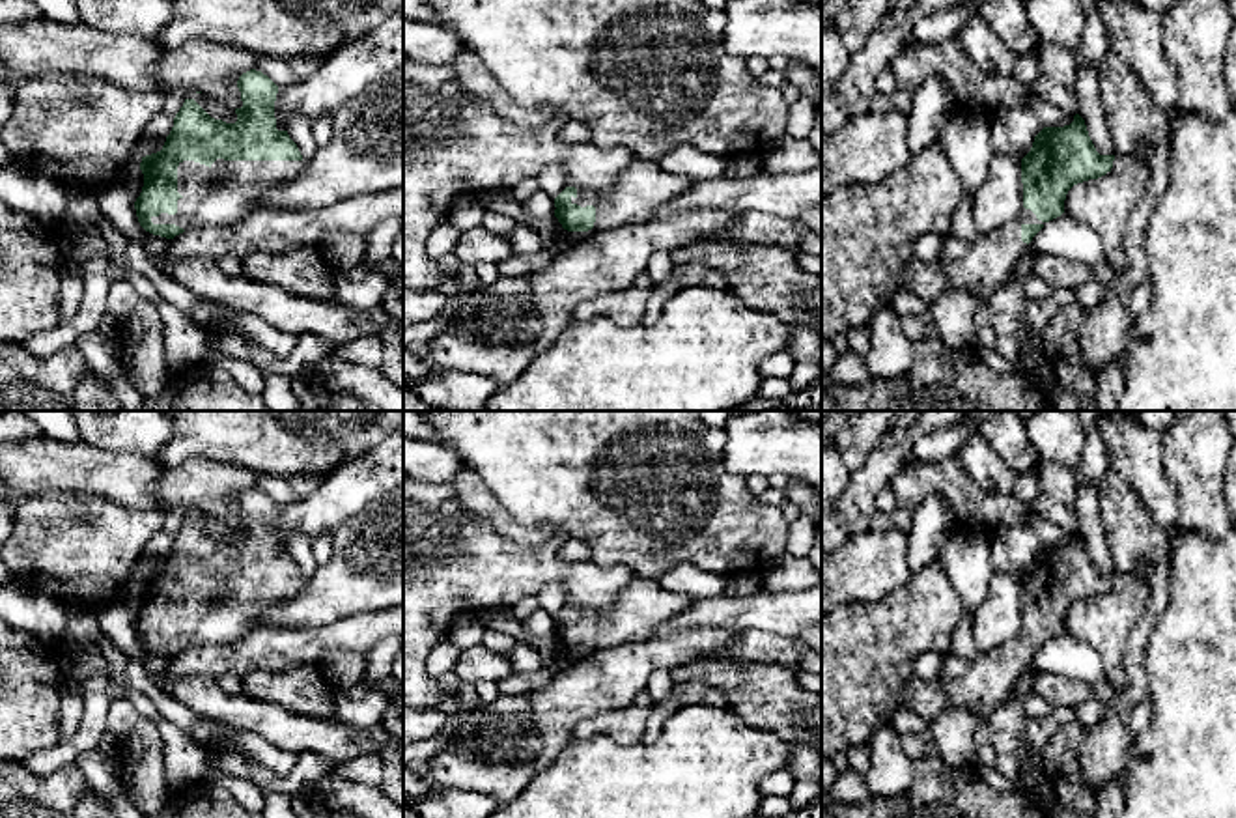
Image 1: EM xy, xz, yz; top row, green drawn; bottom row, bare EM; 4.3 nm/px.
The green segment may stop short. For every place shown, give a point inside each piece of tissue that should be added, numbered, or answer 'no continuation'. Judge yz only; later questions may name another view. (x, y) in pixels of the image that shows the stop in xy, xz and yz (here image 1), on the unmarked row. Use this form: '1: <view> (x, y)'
1: yz (981, 684)

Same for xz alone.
1: xz (641, 606)

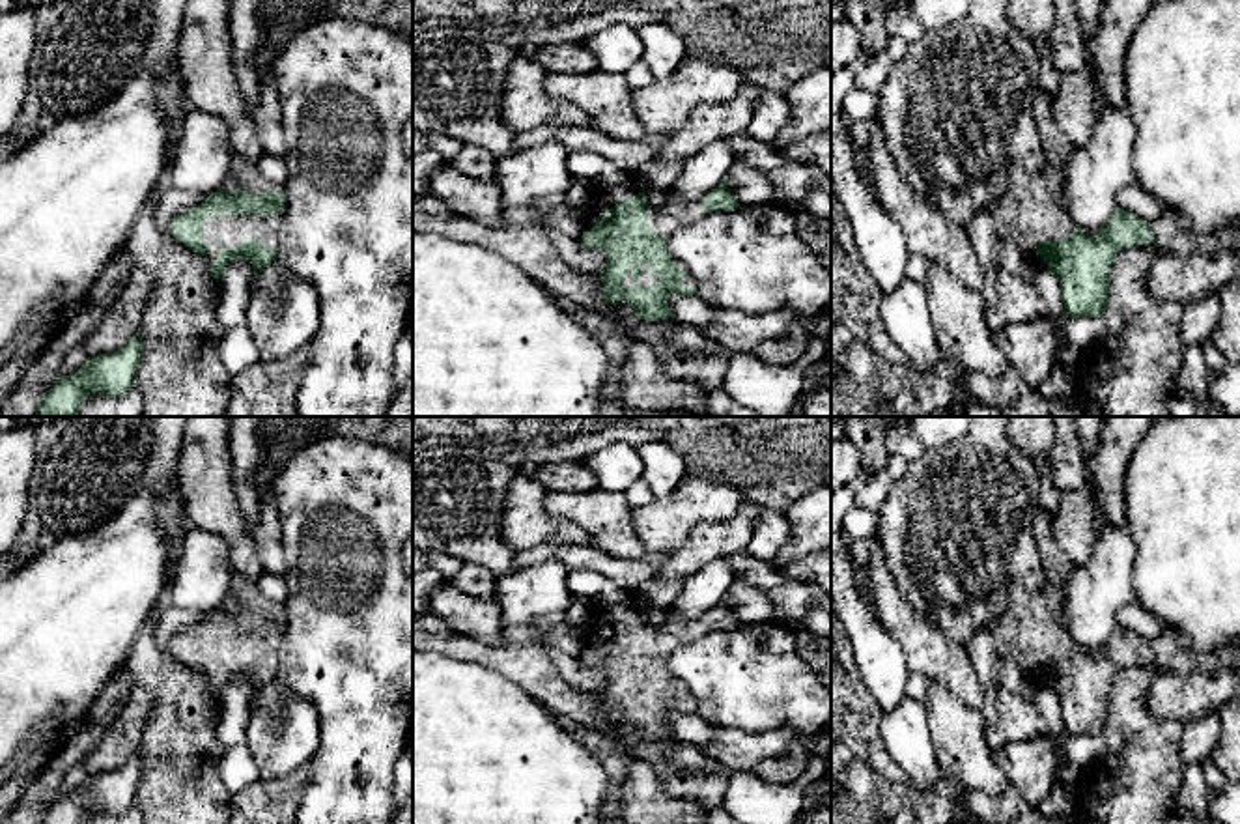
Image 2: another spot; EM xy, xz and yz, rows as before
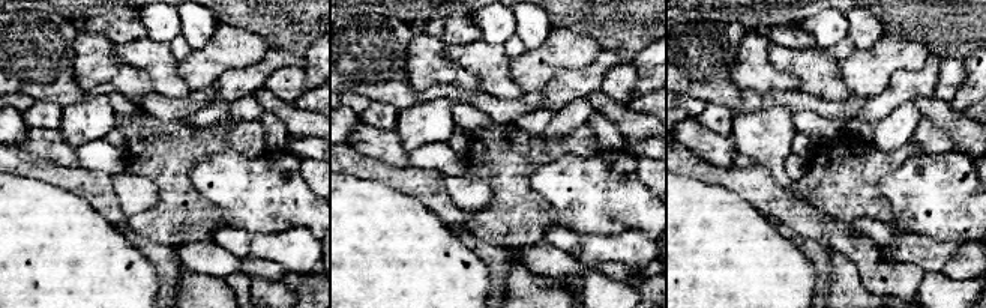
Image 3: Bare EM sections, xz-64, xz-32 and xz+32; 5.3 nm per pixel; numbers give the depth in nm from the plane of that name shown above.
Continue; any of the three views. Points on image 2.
1: xz (667, 630)

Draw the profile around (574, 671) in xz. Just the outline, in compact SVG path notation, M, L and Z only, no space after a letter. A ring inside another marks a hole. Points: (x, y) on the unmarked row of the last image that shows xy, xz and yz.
M543 639L542 645L545 646L560 676L570 686L585 693L599 695L601 688L607 684L607 675L601 667L586 667L581 658L564 654L551 639Z

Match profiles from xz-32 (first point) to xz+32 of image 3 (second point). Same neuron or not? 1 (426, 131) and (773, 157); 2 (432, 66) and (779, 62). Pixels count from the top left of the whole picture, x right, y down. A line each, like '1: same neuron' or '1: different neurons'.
1: same neuron
2: different neurons

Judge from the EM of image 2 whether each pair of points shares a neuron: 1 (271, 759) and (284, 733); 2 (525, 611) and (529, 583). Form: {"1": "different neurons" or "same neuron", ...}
{"1": "same neuron", "2": "same neuron"}

